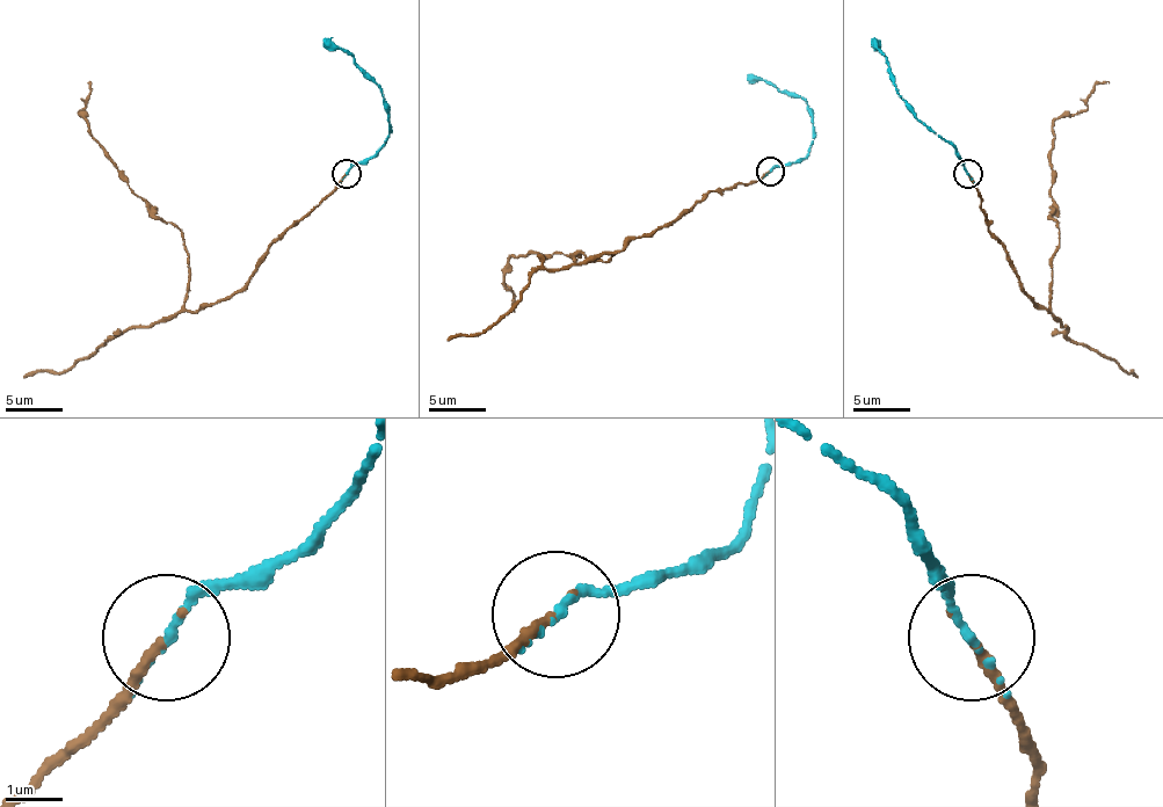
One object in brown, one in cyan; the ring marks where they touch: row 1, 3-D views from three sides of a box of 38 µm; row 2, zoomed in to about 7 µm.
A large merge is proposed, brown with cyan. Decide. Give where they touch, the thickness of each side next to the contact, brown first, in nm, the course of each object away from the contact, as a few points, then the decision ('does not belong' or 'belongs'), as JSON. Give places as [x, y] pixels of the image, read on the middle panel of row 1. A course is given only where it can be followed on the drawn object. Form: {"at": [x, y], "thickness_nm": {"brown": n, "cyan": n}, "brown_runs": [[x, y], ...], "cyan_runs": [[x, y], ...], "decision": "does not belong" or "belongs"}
{"at": [770, 171], "thickness_nm": {"brown": 170, "cyan": 160}, "brown_runs": [[768, 171], [748, 184], [711, 190], [605, 261], [580, 253], [513, 255], [503, 284], [515, 312]], "cyan_runs": [[771, 171], [807, 153], [813, 136], [813, 114], [799, 96], [748, 73]], "decision": "belongs"}

